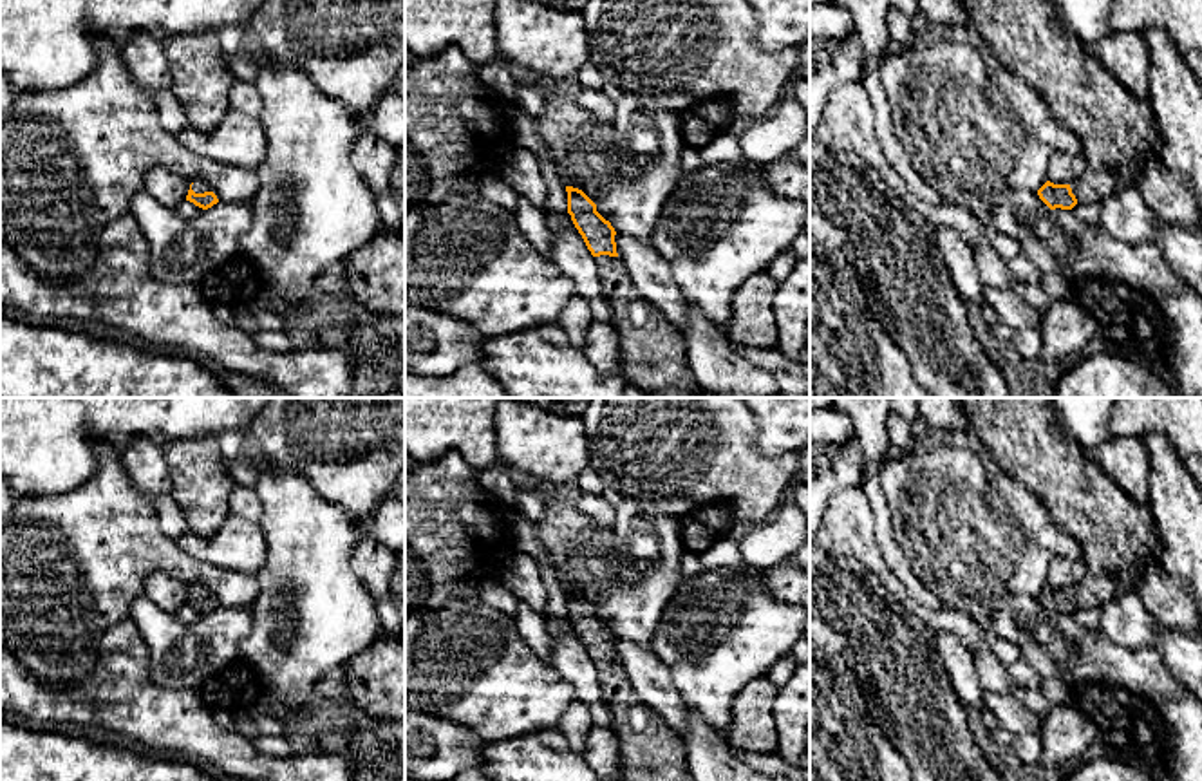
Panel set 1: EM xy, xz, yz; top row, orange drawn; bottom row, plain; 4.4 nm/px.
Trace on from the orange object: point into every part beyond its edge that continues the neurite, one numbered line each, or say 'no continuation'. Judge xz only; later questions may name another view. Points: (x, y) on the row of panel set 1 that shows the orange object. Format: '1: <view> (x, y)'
1: xz (653, 357)

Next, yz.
1: yz (1117, 131)

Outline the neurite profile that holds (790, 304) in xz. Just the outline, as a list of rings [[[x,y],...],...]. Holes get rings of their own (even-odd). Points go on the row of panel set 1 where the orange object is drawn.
[[[797,259],[774,296],[777,349],[797,363],[810,365],[810,259]]]

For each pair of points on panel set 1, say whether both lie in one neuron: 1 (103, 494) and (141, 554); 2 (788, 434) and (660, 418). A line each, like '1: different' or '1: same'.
1: same
2: different

